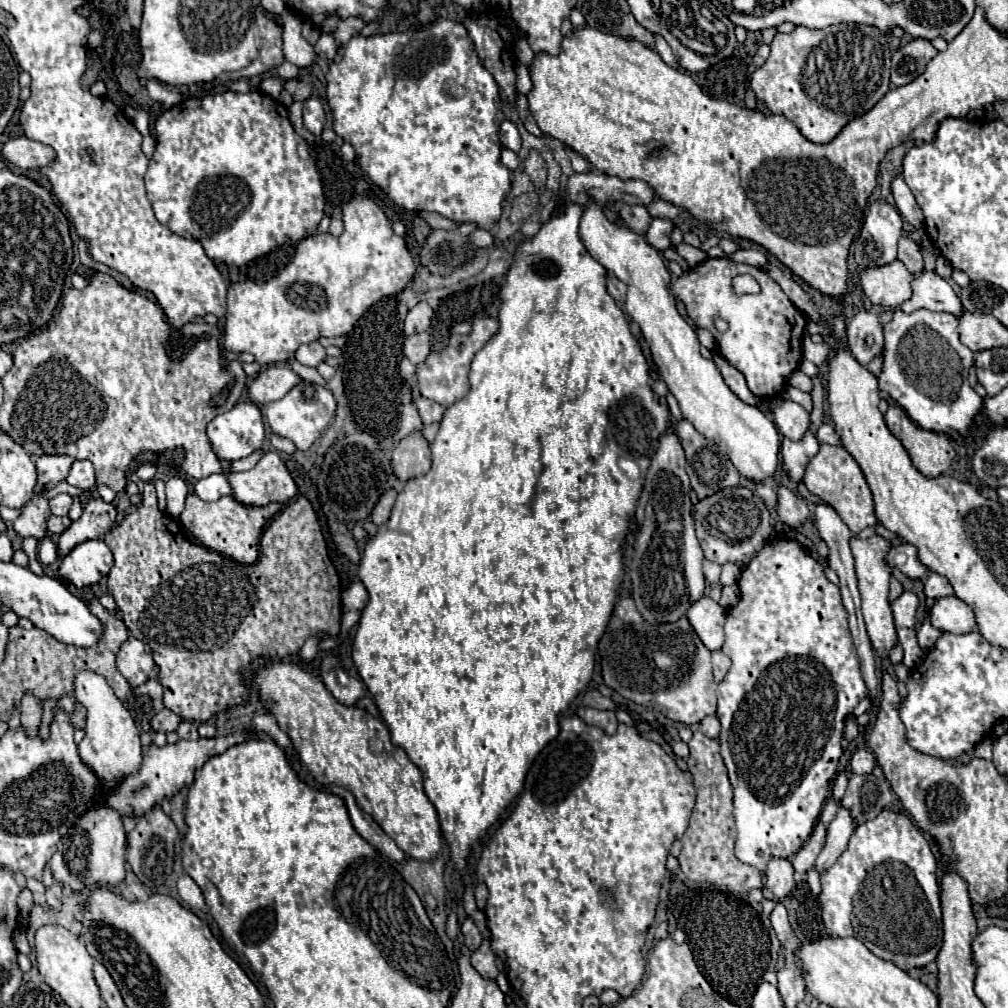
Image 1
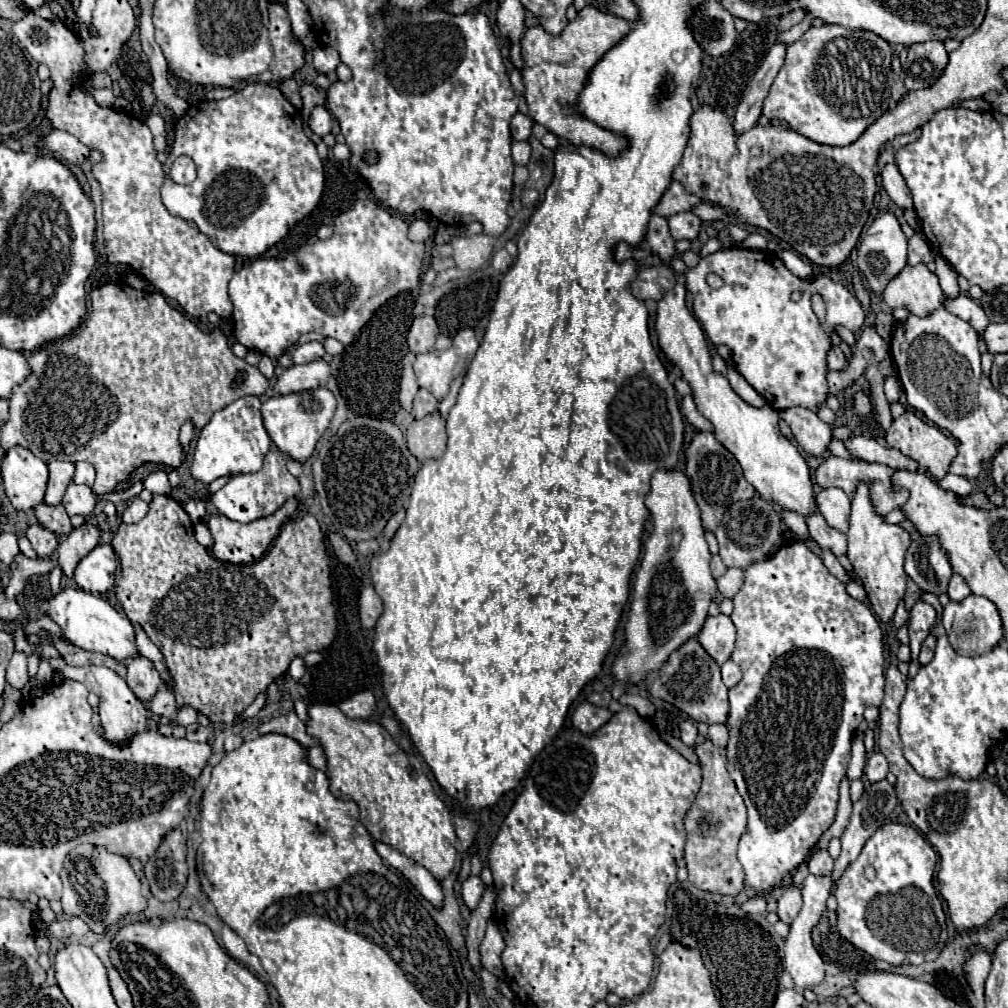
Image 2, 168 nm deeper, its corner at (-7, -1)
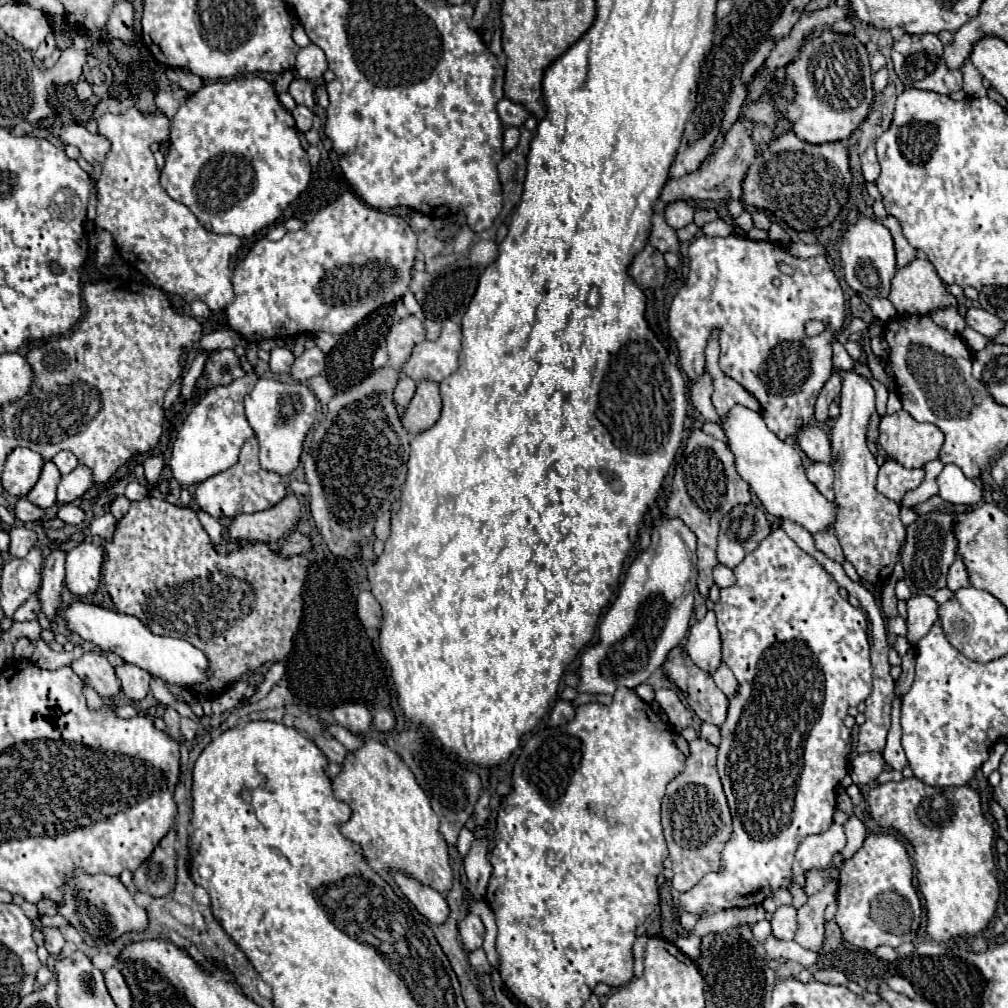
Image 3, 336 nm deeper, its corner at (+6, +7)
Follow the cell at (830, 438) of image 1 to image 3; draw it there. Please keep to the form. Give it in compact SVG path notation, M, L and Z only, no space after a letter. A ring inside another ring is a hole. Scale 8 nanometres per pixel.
M952 463L944 465L936 481L940 487L938 495L952 505L976 505L982 499L982 488L974 481L966 479L964 473Z

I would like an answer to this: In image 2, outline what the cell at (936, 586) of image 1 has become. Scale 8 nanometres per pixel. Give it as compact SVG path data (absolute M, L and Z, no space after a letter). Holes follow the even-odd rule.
M953 575L951 581L949 581L949 589L947 589L951 601L963 601L971 591L969 591L969 585L965 583L965 579L961 575Z

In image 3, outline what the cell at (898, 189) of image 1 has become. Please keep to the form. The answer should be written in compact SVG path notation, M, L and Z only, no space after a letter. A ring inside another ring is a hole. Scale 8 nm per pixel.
M870 145L866 149L866 153L860 157L862 161L862 175L868 183L876 183L876 177L880 175L880 165L878 165L878 159L876 159L876 151L874 147Z

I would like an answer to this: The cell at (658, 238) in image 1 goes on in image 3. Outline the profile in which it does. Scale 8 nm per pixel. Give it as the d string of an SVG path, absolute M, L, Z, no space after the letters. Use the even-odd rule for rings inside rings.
M674 201L666 207L666 221L672 229L680 229L680 227L686 227L688 223L692 223L692 215L694 215L694 207L686 201Z

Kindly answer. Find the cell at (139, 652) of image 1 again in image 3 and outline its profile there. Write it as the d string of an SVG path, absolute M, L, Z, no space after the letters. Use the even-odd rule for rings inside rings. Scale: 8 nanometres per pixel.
M122 663L116 667L116 675L122 683L122 693L132 699L132 701L140 701L146 697L148 693L148 685L150 685L150 679L152 675L146 671L146 669L140 669L138 665L128 665L128 663Z

